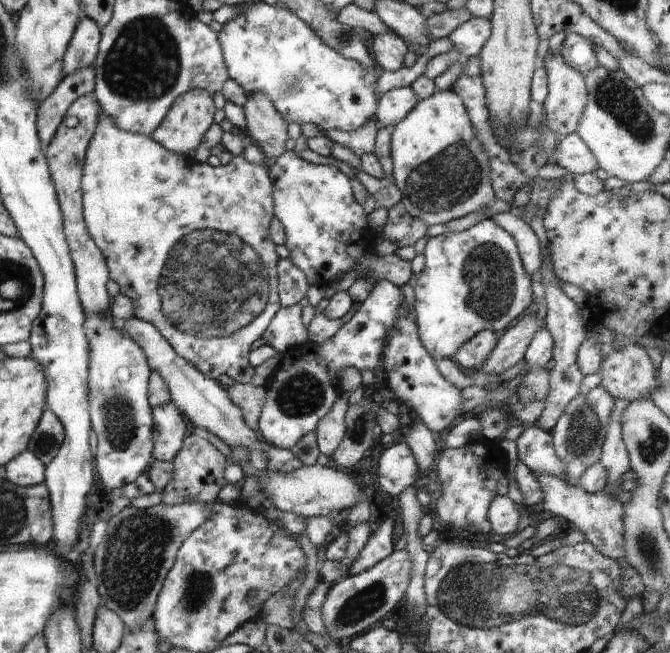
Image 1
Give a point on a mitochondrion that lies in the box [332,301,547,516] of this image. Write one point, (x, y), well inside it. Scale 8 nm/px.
(360, 427)

